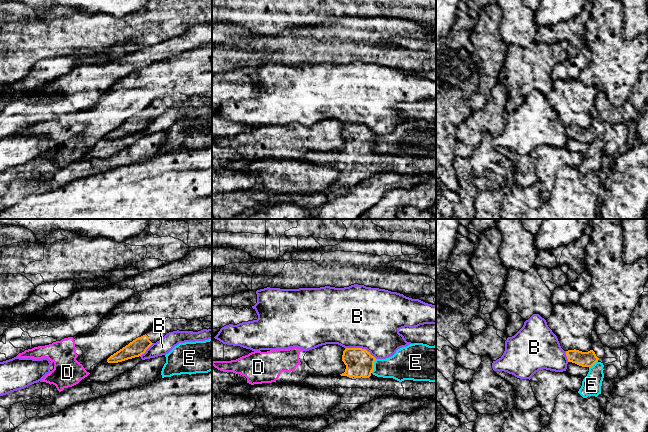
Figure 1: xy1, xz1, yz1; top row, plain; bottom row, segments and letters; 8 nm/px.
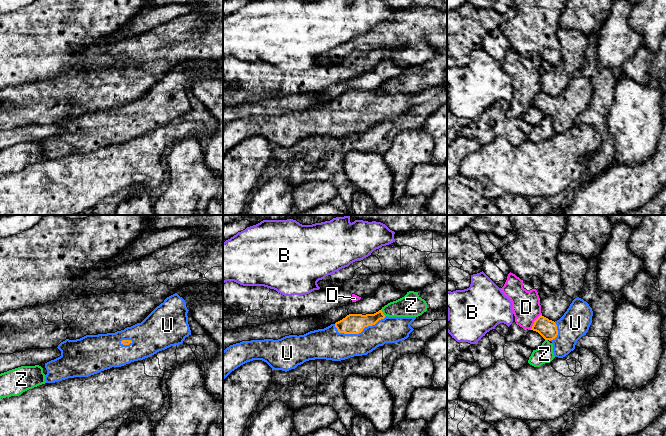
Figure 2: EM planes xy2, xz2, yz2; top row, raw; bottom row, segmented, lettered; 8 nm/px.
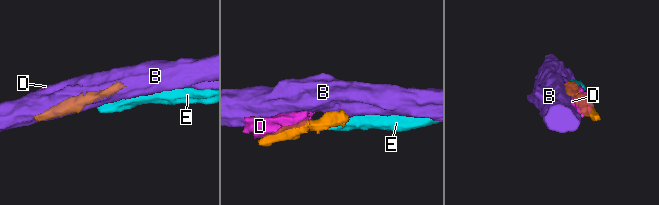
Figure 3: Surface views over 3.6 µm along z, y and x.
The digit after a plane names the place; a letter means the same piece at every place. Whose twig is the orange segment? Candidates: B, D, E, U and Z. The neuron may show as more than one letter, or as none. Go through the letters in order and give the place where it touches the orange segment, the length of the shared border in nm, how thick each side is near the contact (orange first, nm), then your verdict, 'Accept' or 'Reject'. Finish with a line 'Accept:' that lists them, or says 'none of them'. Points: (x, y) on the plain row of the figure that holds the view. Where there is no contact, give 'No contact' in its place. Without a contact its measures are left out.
B: Touches orange at xz1 (361, 124). Shared border 260 nm. Thickness 220 nm (orange) against 500 nm. Reject
D: Touches orange at yz2 (534, 98). Shared border 160 nm. Thickness 150 nm (orange) against 220 nm. Reject
E: Touches orange at xz1 (373, 142). Shared border 120 nm. Thickness 220 nm (orange) against 240 nm. Reject
U: Touches orange at xz2 (359, 108). Shared border 440 nm. Thickness 160 nm (orange) against 240 nm. Accept
Z: Touches orange at xz2 (382, 89). Shared border 70 nm. Thickness 160 nm (orange) against 190 nm. Reject
Accept: U

